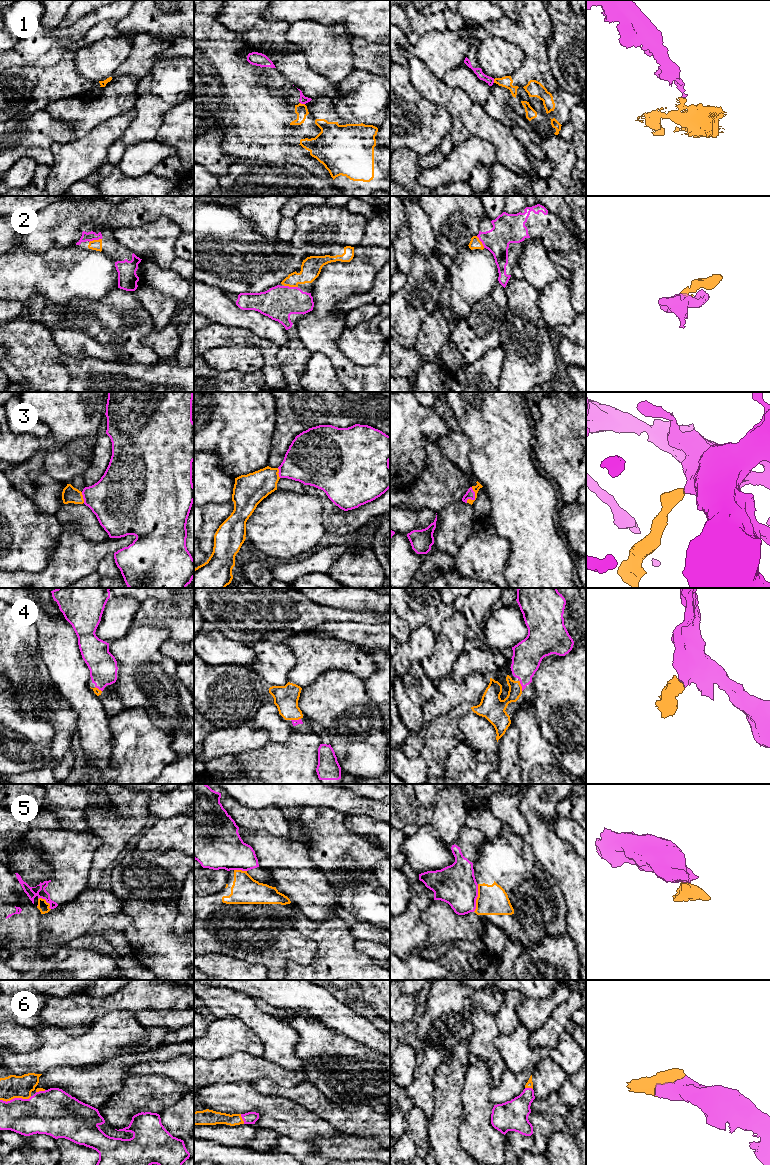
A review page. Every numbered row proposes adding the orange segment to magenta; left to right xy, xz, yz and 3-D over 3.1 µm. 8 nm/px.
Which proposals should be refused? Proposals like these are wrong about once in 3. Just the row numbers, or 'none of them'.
1, 5

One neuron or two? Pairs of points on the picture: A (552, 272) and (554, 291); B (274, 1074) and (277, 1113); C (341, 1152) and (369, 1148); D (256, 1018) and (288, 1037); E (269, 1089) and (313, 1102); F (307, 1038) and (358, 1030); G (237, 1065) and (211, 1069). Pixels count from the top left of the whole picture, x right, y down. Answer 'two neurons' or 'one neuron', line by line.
A: two neurons
B: two neurons
C: one neuron
D: one neuron
E: one neuron
F: two neurons
G: one neuron

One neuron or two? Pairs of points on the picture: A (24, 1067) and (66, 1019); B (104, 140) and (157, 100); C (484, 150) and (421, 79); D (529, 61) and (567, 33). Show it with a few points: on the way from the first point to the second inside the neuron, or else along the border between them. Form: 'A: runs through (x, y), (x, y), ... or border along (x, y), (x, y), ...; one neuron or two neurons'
A: border along (41, 1025), (59, 1026), (73, 1034), (82, 1033); two neurons
B: border along (134, 107), (137, 115), (121, 137); two neurons
C: border along (471, 135), (488, 141), (493, 147); two neurons
D: border along (553, 23), (553, 39), (547, 51), (550, 69); two neurons

